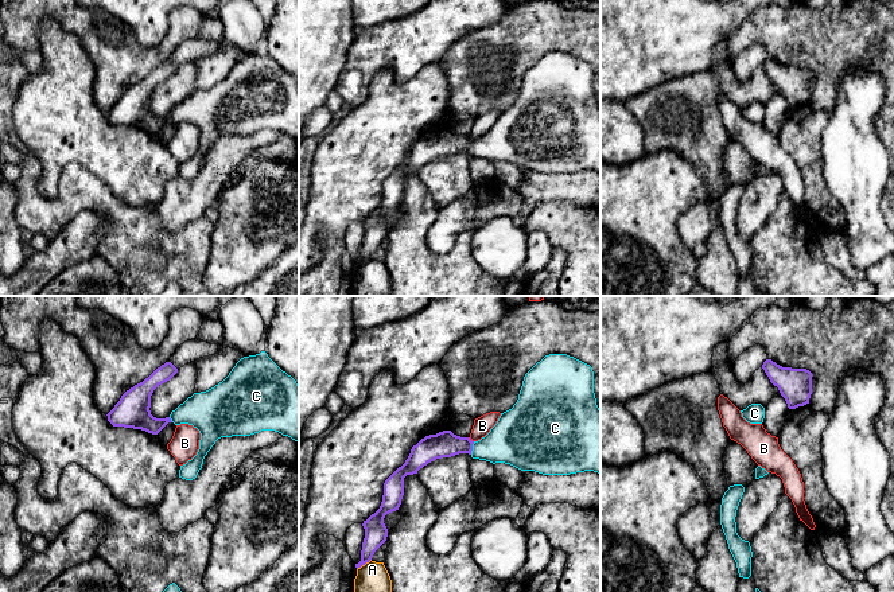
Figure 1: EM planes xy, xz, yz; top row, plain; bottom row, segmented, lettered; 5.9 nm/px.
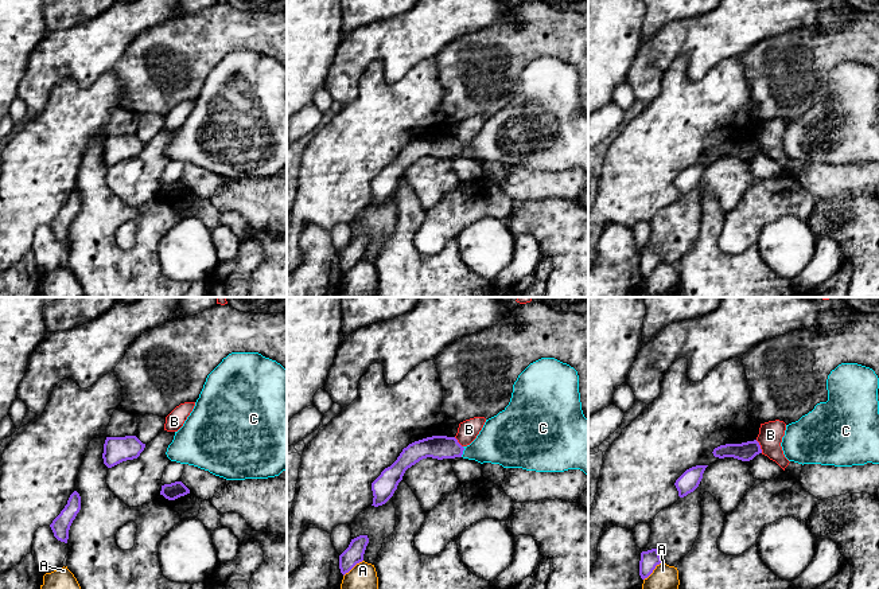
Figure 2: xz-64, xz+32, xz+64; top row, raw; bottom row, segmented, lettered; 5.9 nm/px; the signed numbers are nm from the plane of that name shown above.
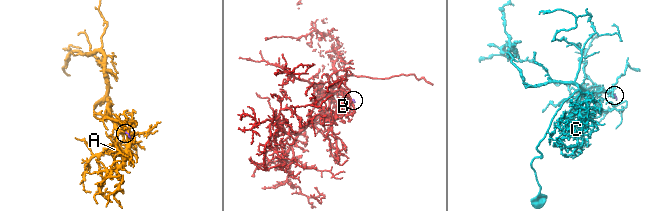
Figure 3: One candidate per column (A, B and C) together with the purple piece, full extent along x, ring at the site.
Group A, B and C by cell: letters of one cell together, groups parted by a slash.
A / B / C

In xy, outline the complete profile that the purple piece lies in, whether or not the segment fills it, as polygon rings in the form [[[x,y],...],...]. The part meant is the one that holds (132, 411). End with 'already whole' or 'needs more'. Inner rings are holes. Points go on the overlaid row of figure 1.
[[[265,351],[241,358],[214,387],[194,393],[166,418],[151,414],[153,390],[178,369],[166,362],[148,378],[127,390],[106,414],[113,427],[158,435],[168,422],[188,424],[201,433],[199,449],[180,466],[179,478],[193,480],[203,459],[221,437],[275,431],[299,441],[299,385]]]; needs more

